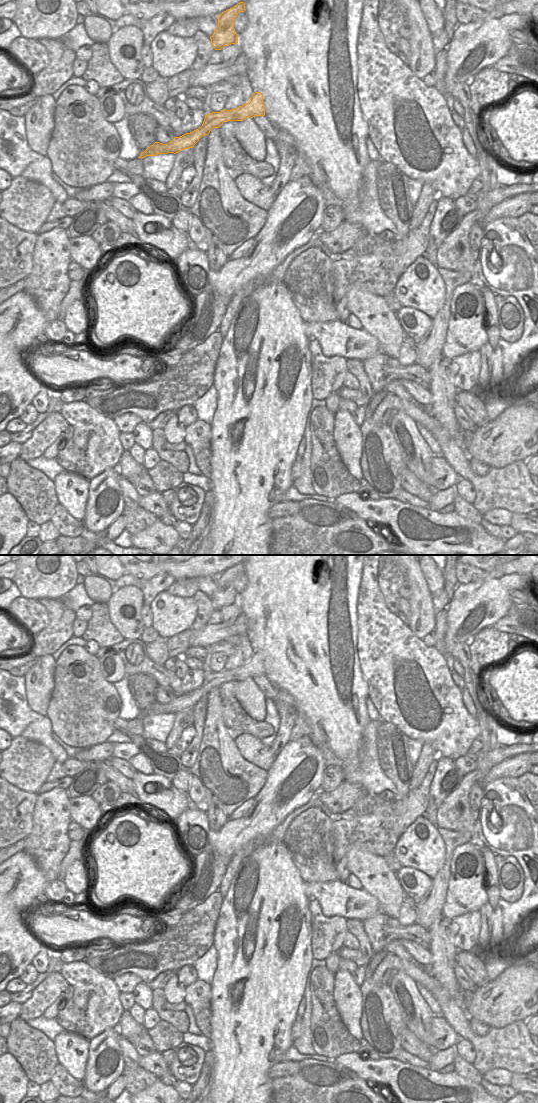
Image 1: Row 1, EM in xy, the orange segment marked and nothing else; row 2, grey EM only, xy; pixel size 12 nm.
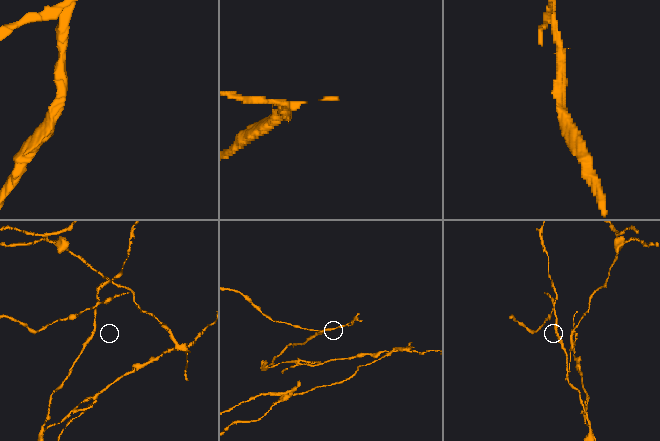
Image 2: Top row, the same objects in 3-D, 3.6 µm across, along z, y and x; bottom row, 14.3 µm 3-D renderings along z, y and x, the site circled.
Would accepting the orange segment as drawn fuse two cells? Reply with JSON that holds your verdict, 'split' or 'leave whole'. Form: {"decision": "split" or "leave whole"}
{"decision": "split"}

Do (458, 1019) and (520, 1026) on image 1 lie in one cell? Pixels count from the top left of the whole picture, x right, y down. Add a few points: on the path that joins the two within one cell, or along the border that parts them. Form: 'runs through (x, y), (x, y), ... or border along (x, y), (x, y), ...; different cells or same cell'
runs through (470, 1035), (476, 1041), (504, 1041); same cell

